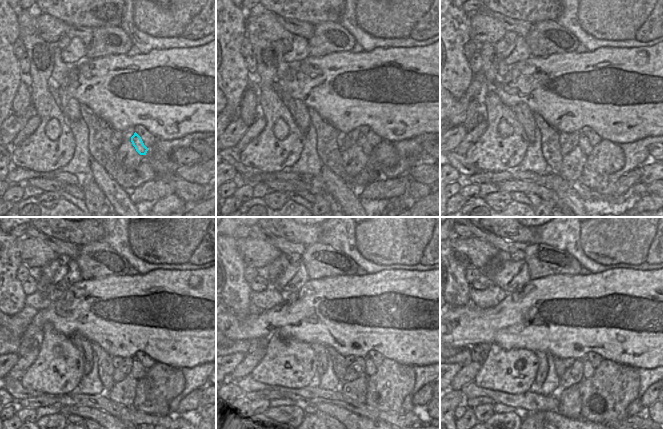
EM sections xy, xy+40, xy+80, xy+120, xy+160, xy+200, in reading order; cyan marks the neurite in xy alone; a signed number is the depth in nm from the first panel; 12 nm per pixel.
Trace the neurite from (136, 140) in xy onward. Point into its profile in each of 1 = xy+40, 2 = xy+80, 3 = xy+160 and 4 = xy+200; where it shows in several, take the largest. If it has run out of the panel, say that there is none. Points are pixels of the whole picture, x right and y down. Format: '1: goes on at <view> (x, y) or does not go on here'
1: goes on at xy+40 (362, 142)
2: goes on at xy+80 (584, 144)
3: goes on at xy+160 (370, 369)
4: goes on at xy+200 (588, 370)

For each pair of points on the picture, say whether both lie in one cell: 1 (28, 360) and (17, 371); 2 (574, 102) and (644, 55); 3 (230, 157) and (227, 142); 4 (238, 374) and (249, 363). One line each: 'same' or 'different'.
1: same
2: same
3: different
4: same

